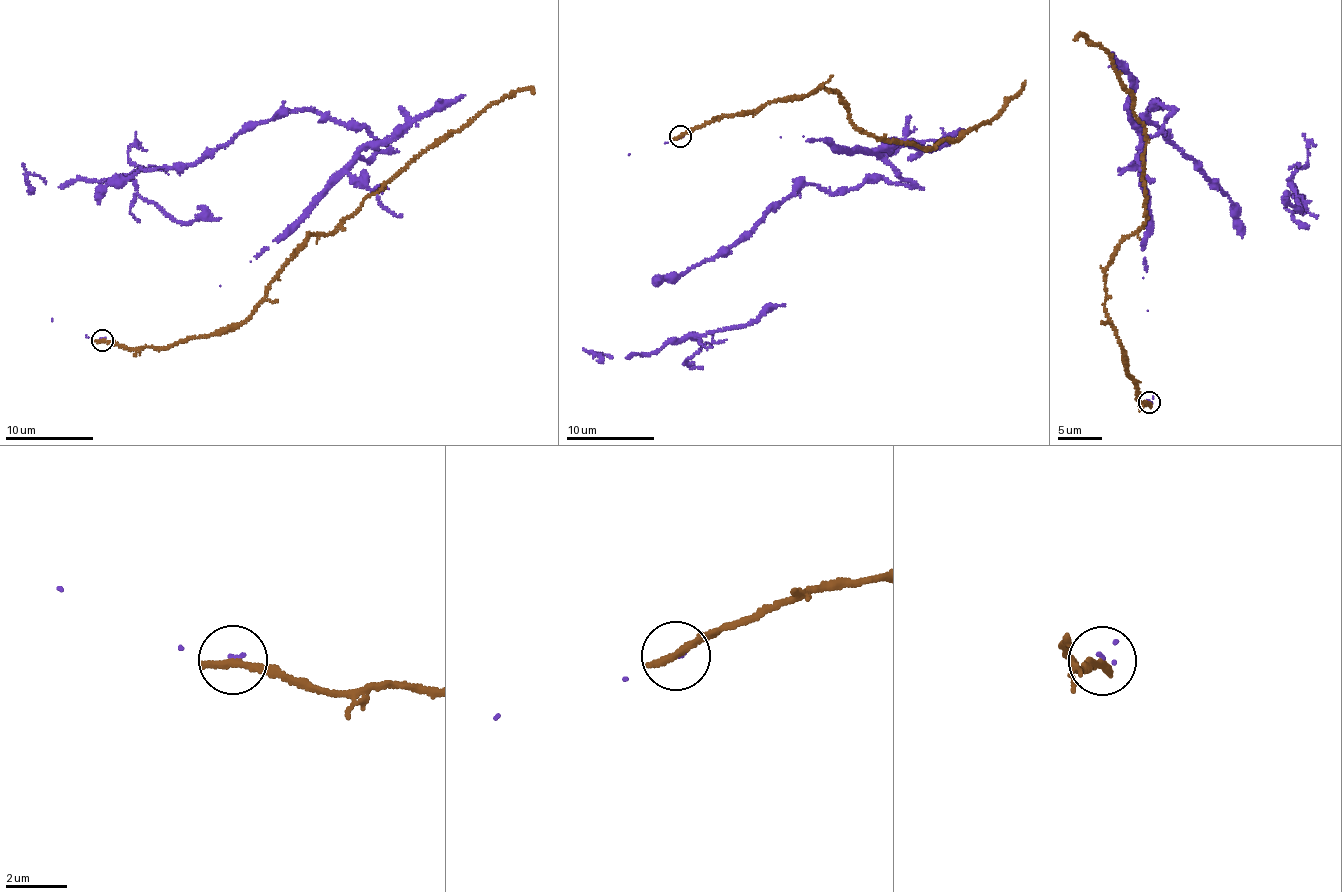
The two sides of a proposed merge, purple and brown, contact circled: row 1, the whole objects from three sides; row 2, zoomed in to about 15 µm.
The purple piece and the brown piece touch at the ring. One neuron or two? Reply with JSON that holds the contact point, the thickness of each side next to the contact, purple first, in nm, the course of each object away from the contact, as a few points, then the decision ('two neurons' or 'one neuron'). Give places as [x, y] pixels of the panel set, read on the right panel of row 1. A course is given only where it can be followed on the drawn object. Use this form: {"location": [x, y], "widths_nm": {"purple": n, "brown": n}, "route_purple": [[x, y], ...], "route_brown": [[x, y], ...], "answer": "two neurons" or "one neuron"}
{"location": [1149, 402], "widths_nm": {"purple": 70, "brown": 300}, "route_purple": [[1148, 403], [1144, 141], [1171, 110], [1144, 114], [1236, 206], [1294, 189], [1308, 229]], "route_brown": [[1148, 403], [1138, 398], [1108, 319], [1104, 273], [1146, 219], [1146, 131], [1110, 57], [1073, 40]], "answer": "two neurons"}

